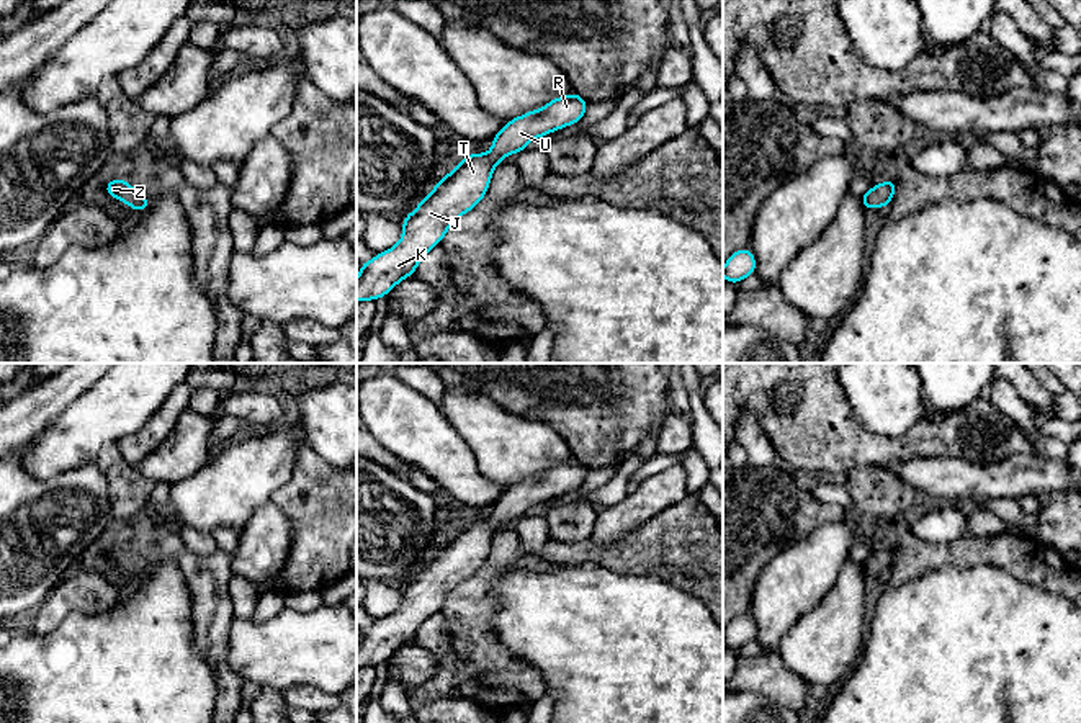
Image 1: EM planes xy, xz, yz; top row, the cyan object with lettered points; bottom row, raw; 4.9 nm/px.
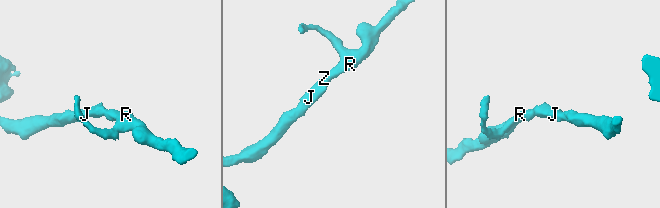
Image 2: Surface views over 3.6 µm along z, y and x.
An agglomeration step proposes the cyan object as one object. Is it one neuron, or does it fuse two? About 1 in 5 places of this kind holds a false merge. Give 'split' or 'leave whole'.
leave whole

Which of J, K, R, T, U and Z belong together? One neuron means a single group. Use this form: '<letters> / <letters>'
J K R T U Z

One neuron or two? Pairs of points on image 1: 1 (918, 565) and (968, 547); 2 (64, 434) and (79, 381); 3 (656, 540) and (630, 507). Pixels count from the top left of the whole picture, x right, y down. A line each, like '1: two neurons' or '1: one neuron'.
1: one neuron
2: two neurons
3: two neurons

